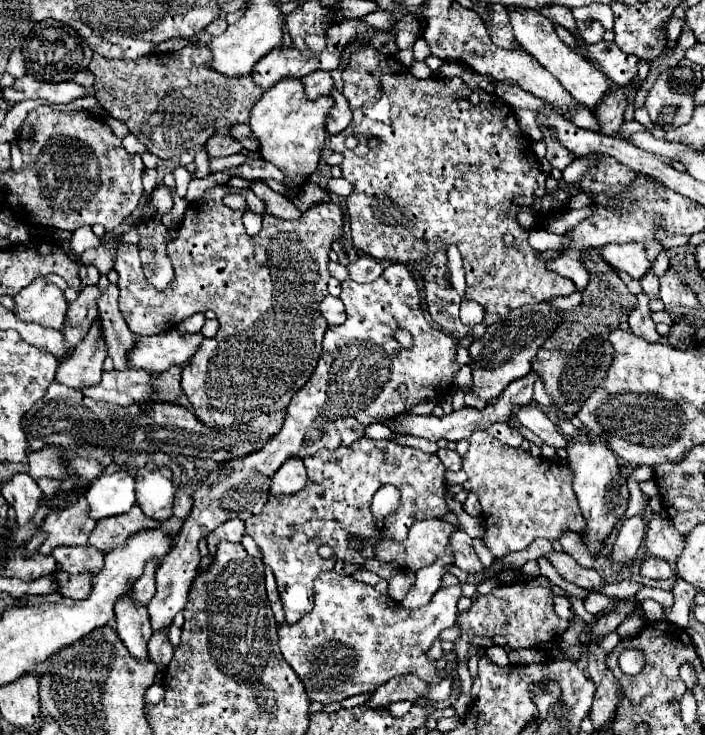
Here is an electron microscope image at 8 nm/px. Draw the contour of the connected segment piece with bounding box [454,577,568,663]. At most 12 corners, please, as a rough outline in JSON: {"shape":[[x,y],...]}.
{"shape":[[546,577],[500,585],[458,615],[456,661],[472,635],[512,649],[556,641],[568,627]]}

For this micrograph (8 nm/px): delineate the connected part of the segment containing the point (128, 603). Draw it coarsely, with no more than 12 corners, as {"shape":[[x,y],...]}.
{"shape":[[132,583],[116,601],[114,627],[136,659],[148,659],[152,627]]}

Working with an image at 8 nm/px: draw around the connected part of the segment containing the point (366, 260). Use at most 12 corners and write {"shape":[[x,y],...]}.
{"shape":[[360,255],[346,269],[356,283],[370,283],[382,263]]}

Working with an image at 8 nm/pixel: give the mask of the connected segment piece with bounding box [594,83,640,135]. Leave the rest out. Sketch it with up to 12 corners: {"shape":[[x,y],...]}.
{"shape":[[638,85],[610,89],[594,111],[604,135],[618,131],[628,107],[628,91]]}

